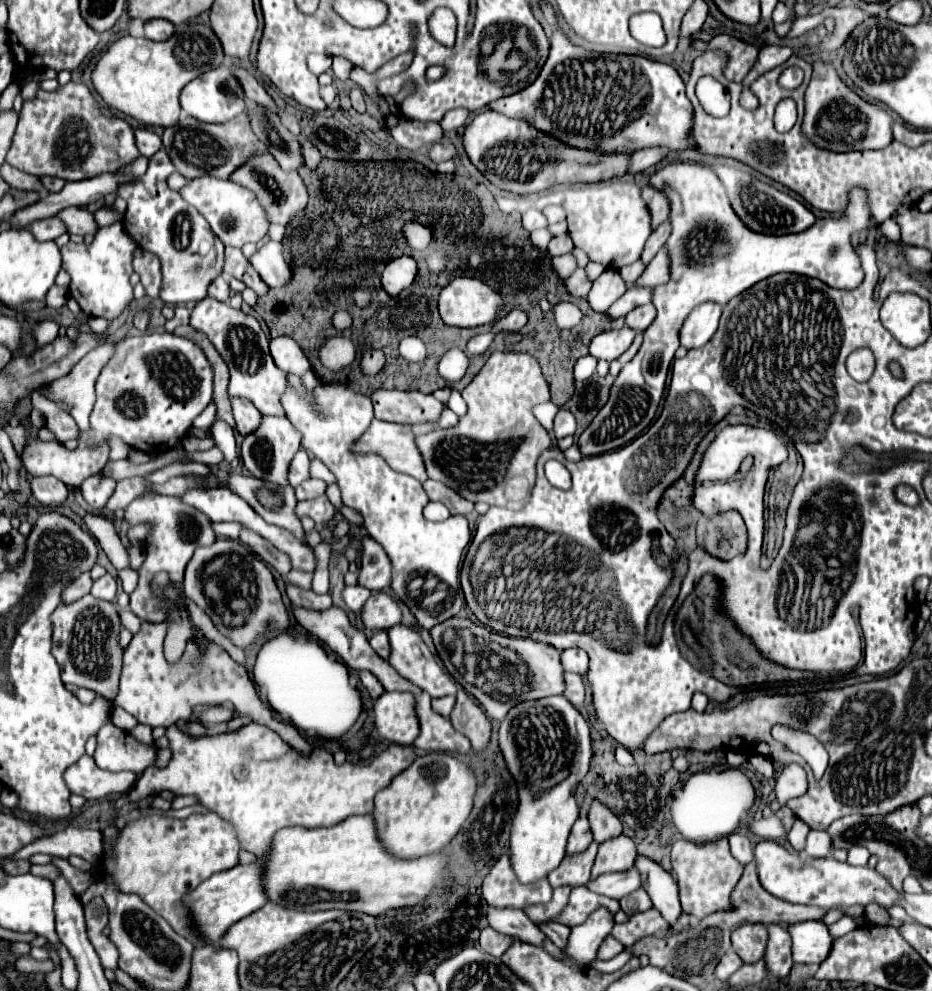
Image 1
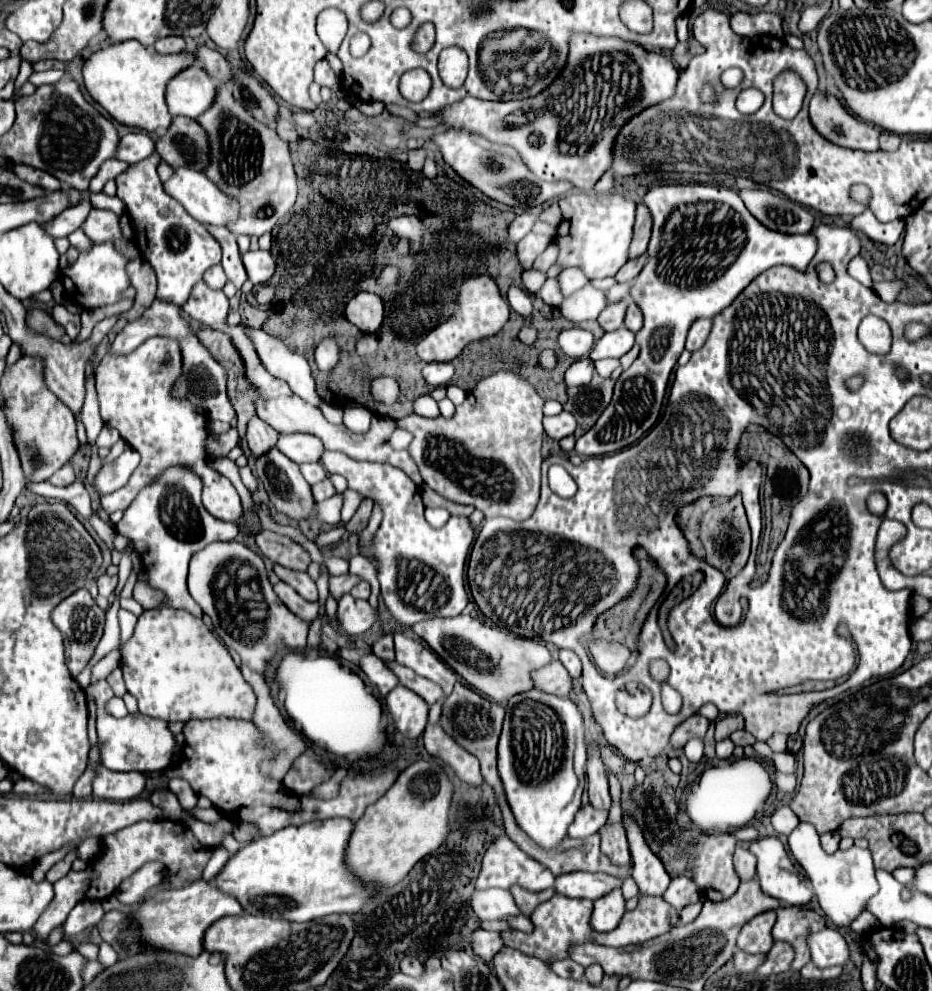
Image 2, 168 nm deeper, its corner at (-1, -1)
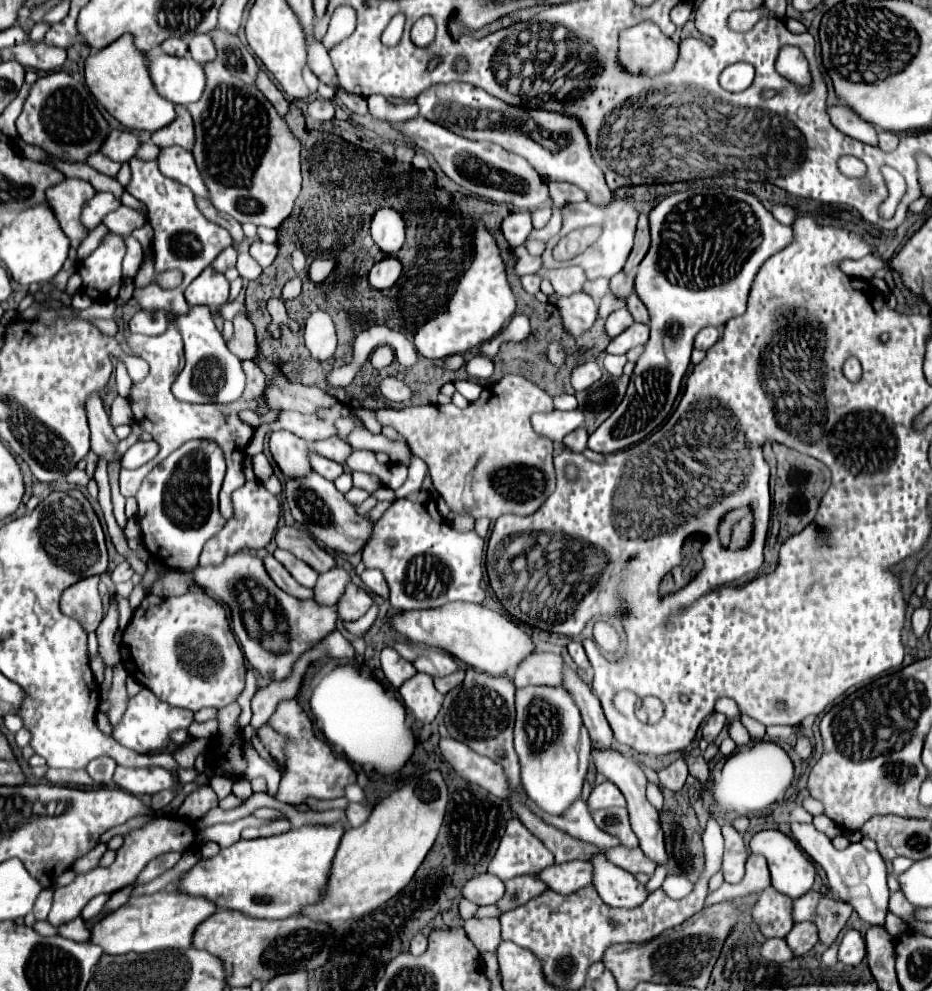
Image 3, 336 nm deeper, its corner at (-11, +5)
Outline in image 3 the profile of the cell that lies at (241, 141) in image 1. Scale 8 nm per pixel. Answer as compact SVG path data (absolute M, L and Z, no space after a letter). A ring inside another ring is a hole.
M175 105L175 121L171 121L167 127L155 131L151 135L151 141L157 145L157 147L169 147L169 145L179 145L183 149L189 149L193 147L193 139L195 139L195 133L193 133L193 119L189 115L189 111L183 107L183 105Z

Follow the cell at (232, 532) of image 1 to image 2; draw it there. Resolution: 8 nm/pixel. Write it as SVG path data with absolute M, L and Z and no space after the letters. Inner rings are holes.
M335 493L333 497L321 501L321 503L315 503L315 519L323 525L339 525L341 523L341 495Z

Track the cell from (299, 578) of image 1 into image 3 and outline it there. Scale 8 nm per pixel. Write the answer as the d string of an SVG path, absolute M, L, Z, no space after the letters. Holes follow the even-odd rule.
M341 567L321 573L313 587L313 601L319 605L335 605L343 595L347 583L349 583L349 575Z

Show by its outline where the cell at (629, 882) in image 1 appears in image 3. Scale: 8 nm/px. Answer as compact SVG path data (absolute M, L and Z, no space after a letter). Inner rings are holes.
M567 861L563 865L551 865L533 875L555 893L569 895L585 885L591 885L591 863L587 861Z

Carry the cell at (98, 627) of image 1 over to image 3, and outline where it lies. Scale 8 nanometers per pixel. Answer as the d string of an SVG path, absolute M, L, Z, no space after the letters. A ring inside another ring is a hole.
M99 575L81 579L79 583L67 587L61 597L61 613L77 619L87 631L95 631L103 619L103 603L97 591Z

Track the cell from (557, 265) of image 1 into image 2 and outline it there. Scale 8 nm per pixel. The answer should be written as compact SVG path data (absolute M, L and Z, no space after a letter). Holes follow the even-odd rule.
M527 269L523 273L523 283L525 283L525 289L529 293L539 293L539 289L543 287L543 283L547 281L547 273L545 271L537 271L537 269Z

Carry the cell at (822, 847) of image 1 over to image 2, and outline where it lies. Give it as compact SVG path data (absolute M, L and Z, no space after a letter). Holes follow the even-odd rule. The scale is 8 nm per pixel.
M833 831L833 833L825 833L821 835L821 847L825 853L835 853L839 849L839 833Z

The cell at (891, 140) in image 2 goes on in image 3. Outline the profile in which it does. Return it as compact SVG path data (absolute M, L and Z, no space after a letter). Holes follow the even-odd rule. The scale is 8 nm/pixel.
M879 131L879 149L883 151L893 151L899 143L899 137L891 131Z

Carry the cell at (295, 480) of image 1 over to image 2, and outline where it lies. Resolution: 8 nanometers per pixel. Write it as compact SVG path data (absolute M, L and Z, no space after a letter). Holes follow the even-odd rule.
M303 463L301 473L303 473L303 477L305 477L305 481L309 485L319 483L319 481L323 481L327 477L327 471L325 471L325 467L321 463Z

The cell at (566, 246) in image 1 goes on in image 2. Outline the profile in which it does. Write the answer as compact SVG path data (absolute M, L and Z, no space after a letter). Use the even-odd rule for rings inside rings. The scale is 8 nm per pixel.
M551 241L549 243L549 247L537 257L537 261L535 261L535 269L543 269L543 271L547 271L551 265L555 265L557 263L557 257L559 257L559 247Z

